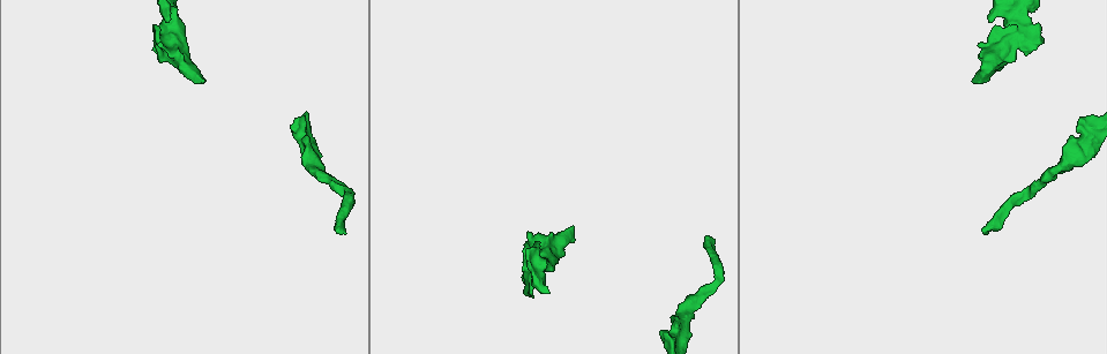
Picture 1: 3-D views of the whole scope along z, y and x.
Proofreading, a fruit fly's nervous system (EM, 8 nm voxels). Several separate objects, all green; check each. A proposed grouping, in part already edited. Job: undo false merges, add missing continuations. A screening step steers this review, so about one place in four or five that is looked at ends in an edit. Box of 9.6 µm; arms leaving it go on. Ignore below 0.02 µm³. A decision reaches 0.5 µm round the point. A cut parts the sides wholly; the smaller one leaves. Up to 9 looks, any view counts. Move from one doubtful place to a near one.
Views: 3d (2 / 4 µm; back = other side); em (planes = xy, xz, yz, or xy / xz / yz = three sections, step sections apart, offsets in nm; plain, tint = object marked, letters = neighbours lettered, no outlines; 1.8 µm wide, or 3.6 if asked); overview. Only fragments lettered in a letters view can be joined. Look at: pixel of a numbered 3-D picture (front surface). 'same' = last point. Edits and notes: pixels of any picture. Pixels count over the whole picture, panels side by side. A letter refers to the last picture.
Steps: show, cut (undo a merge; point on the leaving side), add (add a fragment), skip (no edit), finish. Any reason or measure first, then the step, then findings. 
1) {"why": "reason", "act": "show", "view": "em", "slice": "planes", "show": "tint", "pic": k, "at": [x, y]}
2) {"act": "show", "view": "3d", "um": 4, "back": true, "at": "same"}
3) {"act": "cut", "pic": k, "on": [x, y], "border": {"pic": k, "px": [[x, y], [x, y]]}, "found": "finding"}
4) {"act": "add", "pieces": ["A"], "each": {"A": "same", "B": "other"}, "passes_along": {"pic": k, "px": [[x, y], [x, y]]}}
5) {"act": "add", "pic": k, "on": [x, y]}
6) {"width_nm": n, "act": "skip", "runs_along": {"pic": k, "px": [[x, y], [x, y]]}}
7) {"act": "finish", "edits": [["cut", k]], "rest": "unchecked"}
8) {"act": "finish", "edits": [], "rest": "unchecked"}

{"why": "free end", "act": "show", "view": "em", "slice": "planes", "show": "tint", "pic": 1, "at": [1071, 136]}

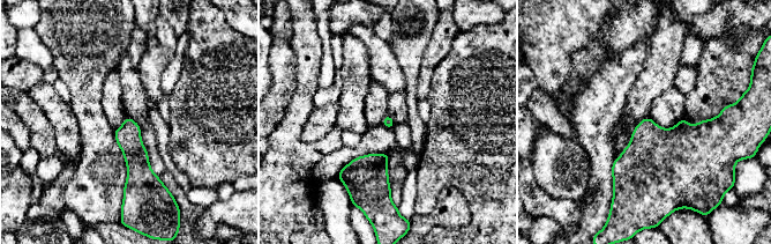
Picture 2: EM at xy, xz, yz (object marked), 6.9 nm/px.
{"act": "show", "view": "em", "slice": "planes", "show": "letters", "at": "same"}

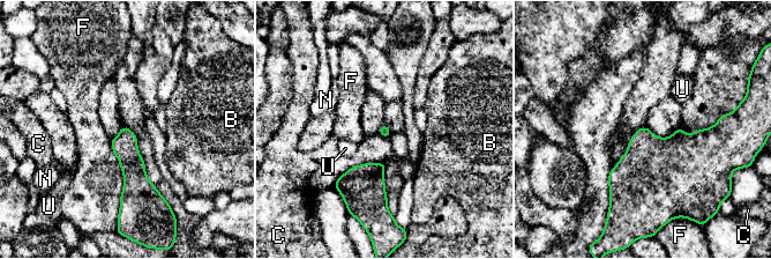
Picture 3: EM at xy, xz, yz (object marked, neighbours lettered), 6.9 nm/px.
{"act": "skip", "each": {"B": "other", "C": "other", "F": "other", "N": "other", "U": "other"}, "border": {"pic": 3, "px": [[110, 140], [122, 175], [120, 209]]}, "found": "no lettered fragment goes on from it"}

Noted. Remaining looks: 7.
{"why": "free end", "act": "show", "view": "3d", "um": 4, "pic": 1, "at": [986, 232]}

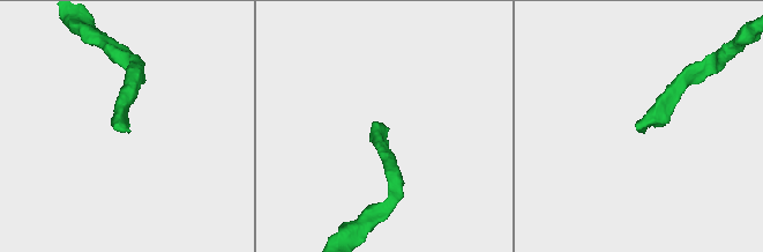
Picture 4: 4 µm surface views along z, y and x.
{"why": "need the tissue", "act": "show", "view": "em", "slice": "planes", "show": "letters", "pic": 4, "at": [387, 129]}

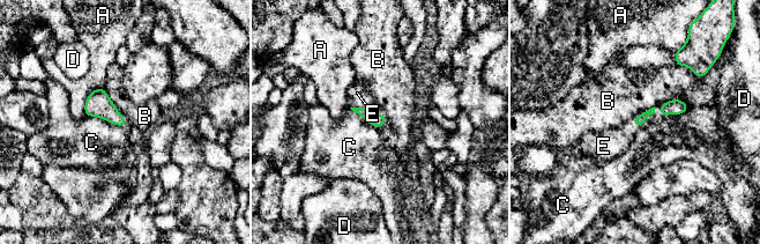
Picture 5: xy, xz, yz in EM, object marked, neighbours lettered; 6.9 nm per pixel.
{"act": "add", "pieces": ["E"], "each": {"A": "other", "B": "other", "C": "other", "D": "other", "E": "same"}, "passes_along": {"pic": 5, "px": [[374, 119], [365, 108], [357, 93]]}, "found": "it goes on there"}

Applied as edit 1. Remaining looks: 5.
{"act": "show", "view": "overview"}

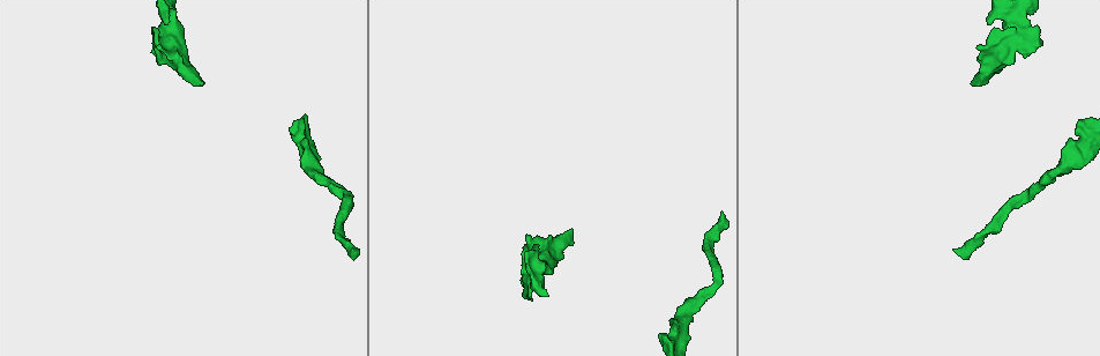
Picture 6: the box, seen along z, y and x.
{"why": "branch stops here", "act": "show", "view": "3d", "um": 2, "pic": 6, "at": [972, 86]}

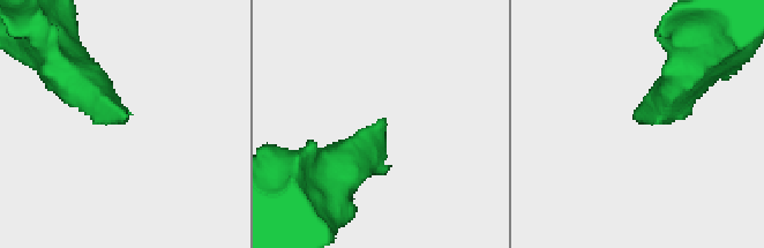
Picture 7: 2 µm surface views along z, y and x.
{"act": "show", "view": "em", "slice": "planes", "show": "letters", "pic": 7, "at": [119, 120]}

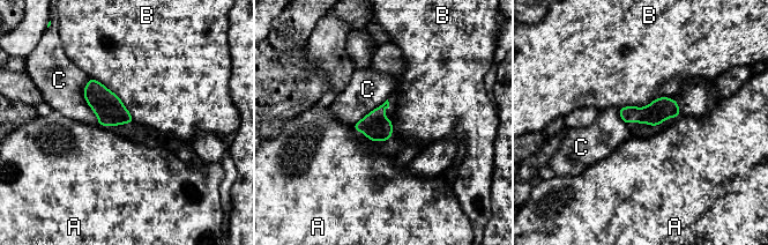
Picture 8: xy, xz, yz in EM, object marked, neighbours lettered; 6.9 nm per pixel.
{"act": "skip", "each": {"A": "other", "B": "other", "C": "other"}, "found": "none of them fits"}

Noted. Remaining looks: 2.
{"why": "free end", "act": "show", "view": "em", "slice": "planes", "show": "tint", "pic": 6, "at": [1039, 27]}

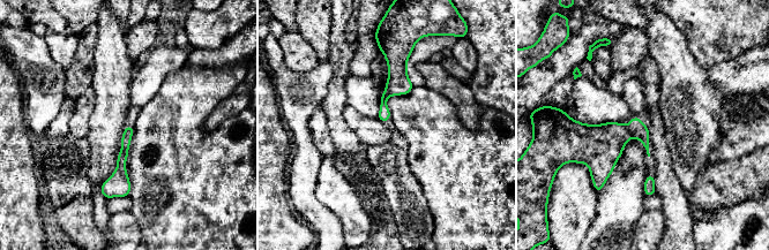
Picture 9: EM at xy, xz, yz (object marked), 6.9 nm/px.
{"act": "show", "view": "em", "slice": "planes", "show": "letters", "at": "same"}

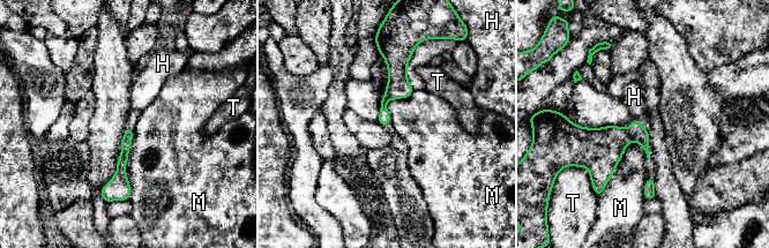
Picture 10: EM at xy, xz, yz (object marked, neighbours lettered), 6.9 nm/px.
{"act": "skip", "each": {"H": "other", "M": "other", "T": "other"}, "found": "none of them fits"}

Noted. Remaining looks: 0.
{"act": "finish", "edits": [["add", 5]], "rest": "unchecked"}

